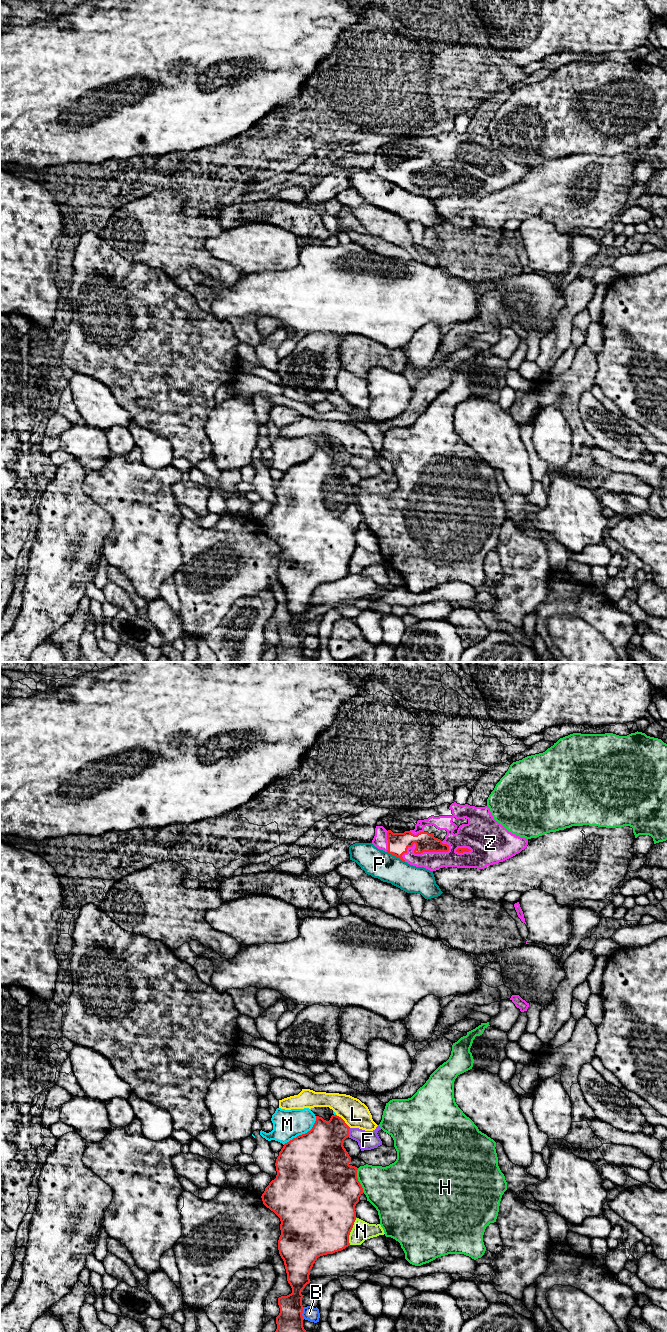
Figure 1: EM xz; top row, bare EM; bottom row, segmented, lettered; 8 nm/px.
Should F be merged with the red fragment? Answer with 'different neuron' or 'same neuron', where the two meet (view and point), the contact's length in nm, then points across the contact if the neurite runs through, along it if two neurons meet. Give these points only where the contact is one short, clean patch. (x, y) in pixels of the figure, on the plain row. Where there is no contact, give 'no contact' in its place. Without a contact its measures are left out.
different neuron; contact xz (348, 460); length 70 nm; border xz (350, 456), (348, 464)

